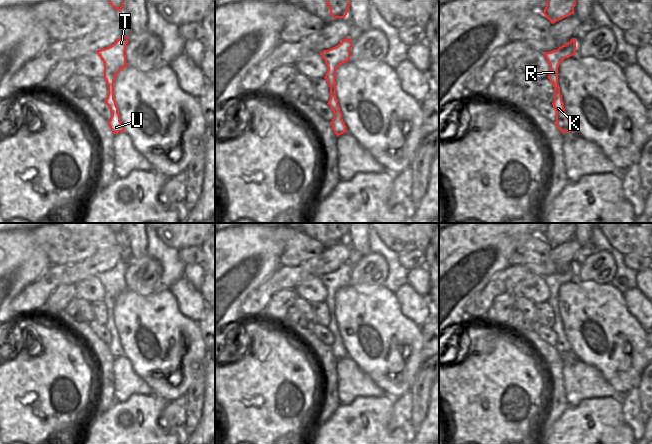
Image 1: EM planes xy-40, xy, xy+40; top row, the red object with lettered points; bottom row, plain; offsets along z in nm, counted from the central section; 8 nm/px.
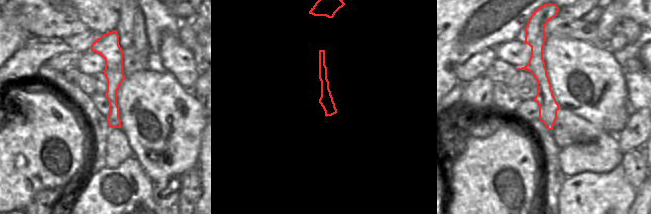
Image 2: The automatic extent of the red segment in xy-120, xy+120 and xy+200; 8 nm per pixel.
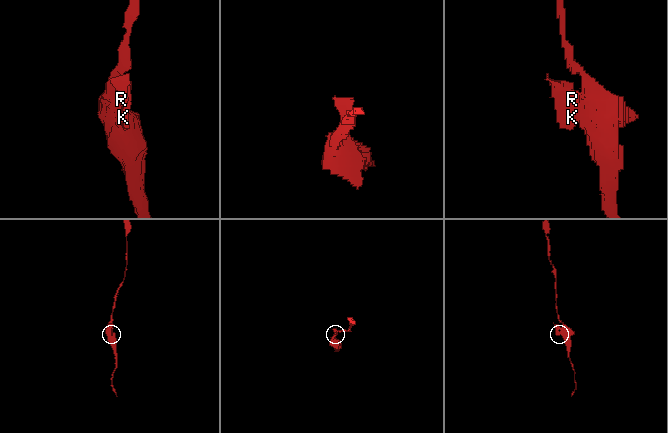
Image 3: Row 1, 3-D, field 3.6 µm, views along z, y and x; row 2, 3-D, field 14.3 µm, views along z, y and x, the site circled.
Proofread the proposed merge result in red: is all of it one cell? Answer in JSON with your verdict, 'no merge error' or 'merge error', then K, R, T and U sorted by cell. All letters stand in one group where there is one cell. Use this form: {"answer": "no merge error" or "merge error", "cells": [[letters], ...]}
{"answer": "no merge error", "cells": [["K", "R", "T", "U"]]}

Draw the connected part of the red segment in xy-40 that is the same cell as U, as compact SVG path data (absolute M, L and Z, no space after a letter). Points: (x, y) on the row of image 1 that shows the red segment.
M122 35L111 46L96 51L104 63L104 79L108 85L108 95L104 101L112 113L108 125L114 134L124 132L124 127L118 113L118 107L114 99L114 81L116 75L123 68L128 66L125 55L127 43L128 36Z

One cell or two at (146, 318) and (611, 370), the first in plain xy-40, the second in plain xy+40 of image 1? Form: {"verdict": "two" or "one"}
{"verdict": "one"}

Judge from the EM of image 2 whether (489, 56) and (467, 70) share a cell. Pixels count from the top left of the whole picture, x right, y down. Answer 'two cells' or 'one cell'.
one cell

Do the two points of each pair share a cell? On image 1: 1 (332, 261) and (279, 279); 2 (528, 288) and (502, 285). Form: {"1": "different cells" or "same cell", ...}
{"1": "same cell", "2": "different cells"}

